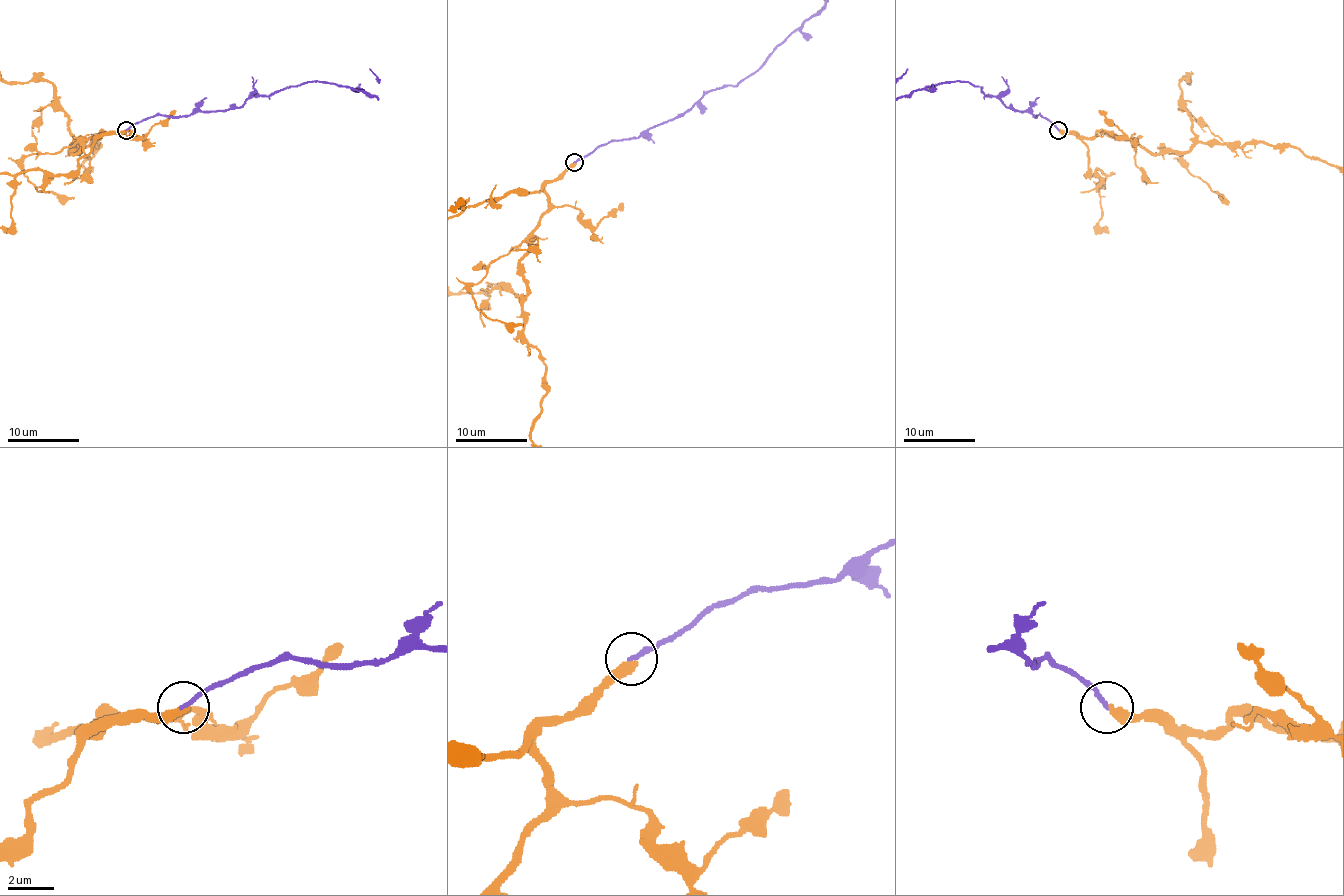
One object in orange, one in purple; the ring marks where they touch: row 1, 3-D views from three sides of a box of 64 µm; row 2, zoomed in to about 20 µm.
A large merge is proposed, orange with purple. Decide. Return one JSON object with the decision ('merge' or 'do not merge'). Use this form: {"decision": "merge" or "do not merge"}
{"decision": "do not merge"}

